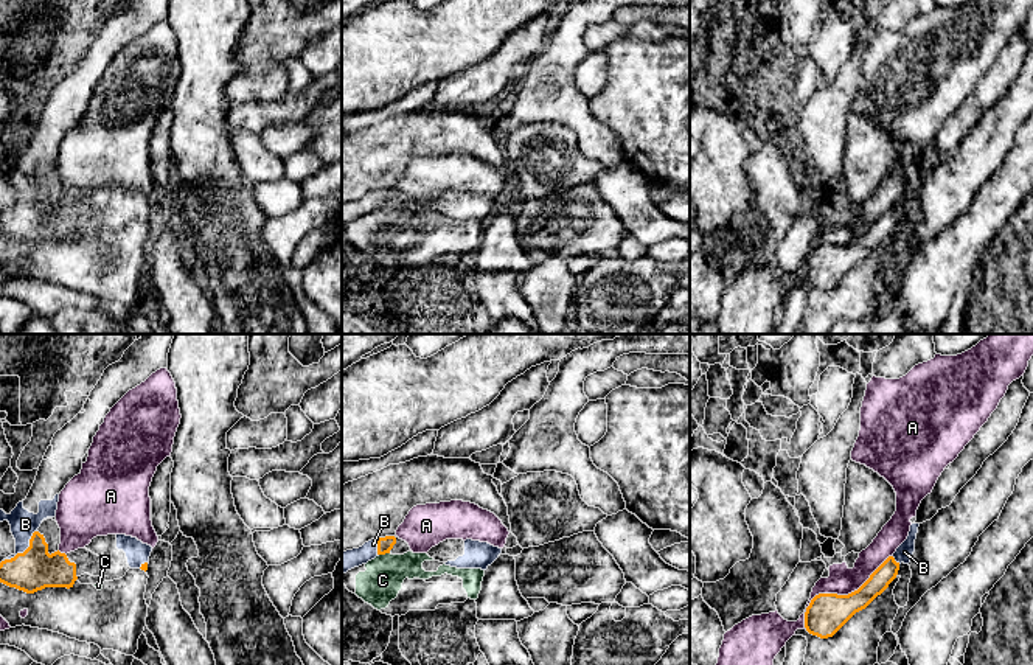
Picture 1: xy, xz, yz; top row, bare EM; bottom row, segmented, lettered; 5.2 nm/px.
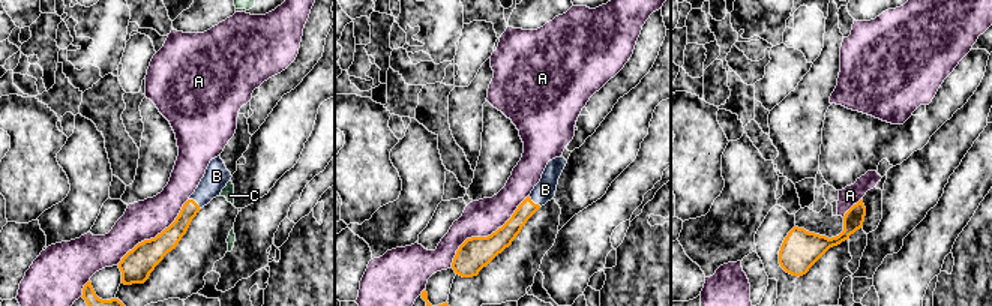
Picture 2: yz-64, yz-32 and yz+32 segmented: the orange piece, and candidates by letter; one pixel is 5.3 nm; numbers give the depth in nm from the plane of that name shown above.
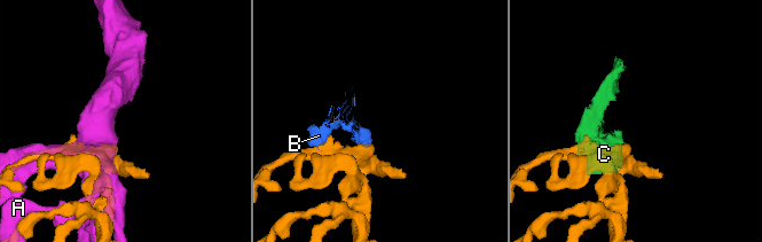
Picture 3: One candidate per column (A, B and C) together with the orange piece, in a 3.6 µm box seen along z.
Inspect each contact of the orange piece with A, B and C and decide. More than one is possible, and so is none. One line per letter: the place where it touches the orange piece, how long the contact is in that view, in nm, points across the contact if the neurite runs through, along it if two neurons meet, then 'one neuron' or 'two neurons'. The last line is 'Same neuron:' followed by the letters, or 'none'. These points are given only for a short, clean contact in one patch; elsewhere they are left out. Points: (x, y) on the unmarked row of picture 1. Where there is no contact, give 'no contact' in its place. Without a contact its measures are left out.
A: meets orange in yz at (836, 246); contact 600 nm long; two neurons
B: meets orange in xy at (25, 202); contact 240 nm long; one neuron
C: meets orange in xz at (384, 205); contact 60 nm long; two neurons
Same neuron: B

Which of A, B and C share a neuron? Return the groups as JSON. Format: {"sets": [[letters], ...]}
{"sets": [["A"], ["B"], ["C"]]}

